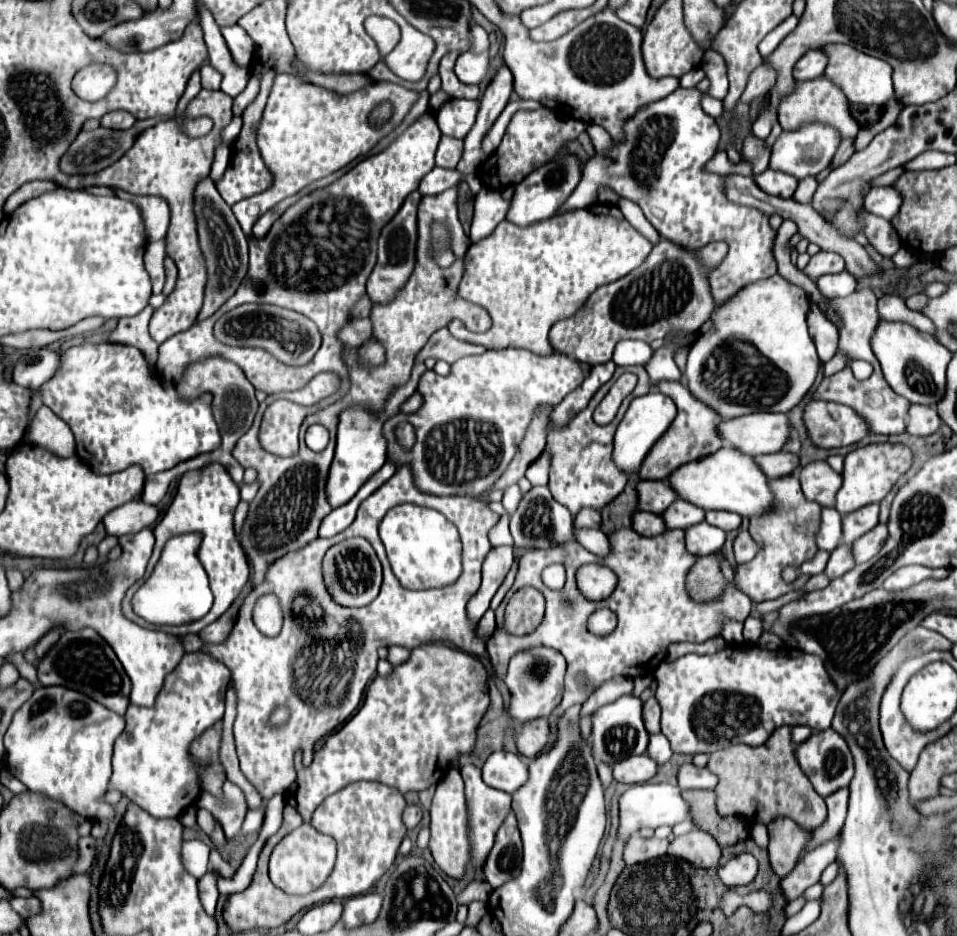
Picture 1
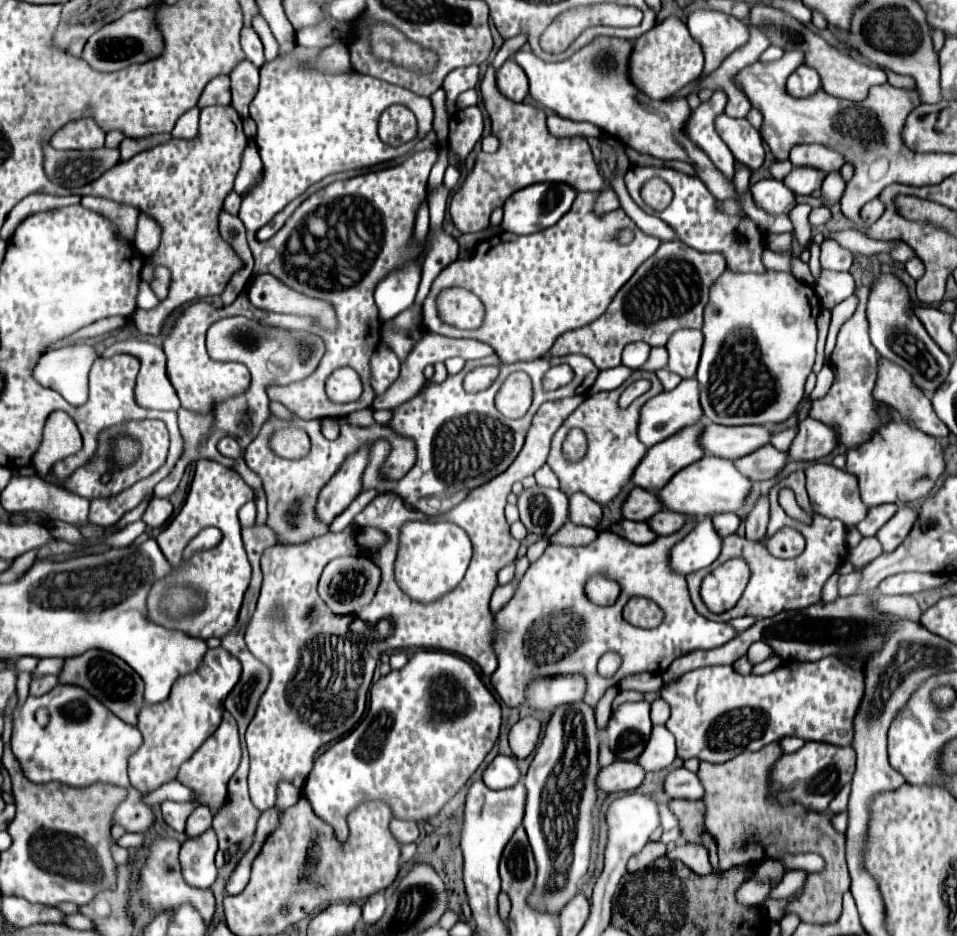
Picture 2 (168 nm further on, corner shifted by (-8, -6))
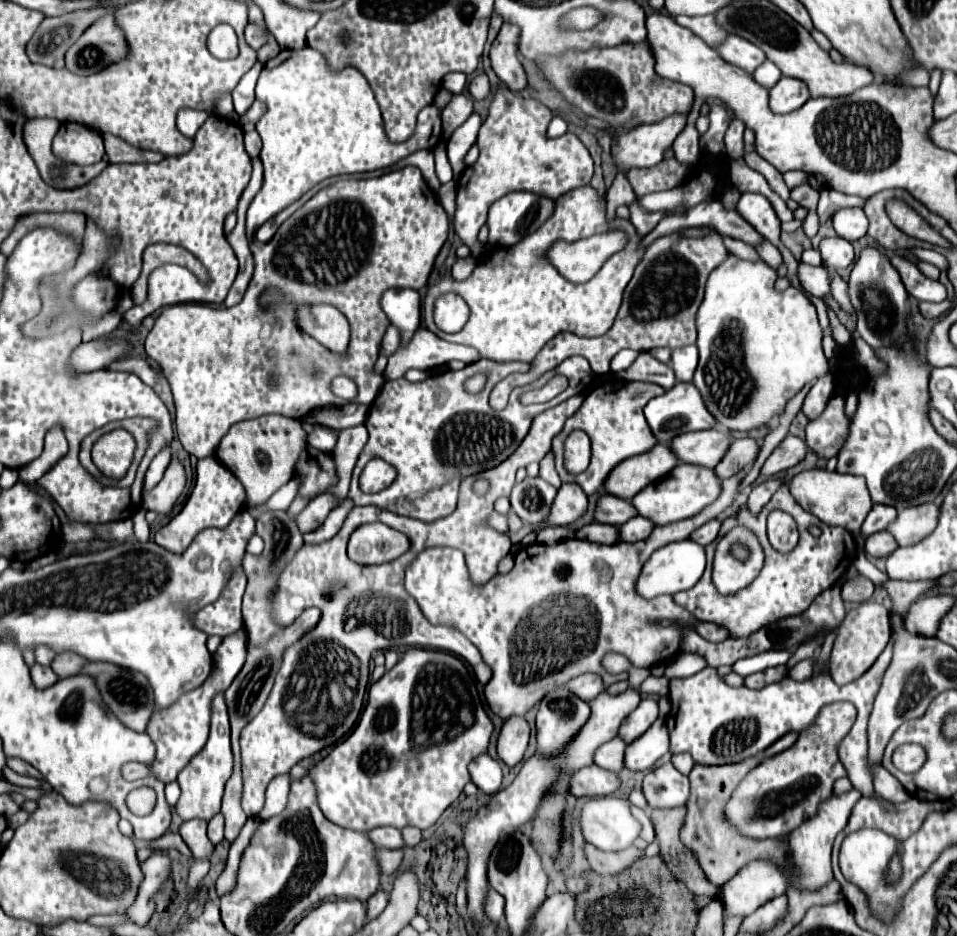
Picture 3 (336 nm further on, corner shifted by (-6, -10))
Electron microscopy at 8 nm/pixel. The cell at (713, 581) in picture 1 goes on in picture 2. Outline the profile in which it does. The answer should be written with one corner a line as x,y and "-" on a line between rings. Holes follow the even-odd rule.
794,471
792,475
780,479
772,489
770,489
770,523
768,523
768,531
766,531
766,537
772,537
776,533
776,529
784,527
784,525
790,525
790,527
796,527
804,539
806,539
806,549
802,555
798,555
796,559
776,559
774,555
770,555
770,551
766,548
763,542
753,542
741,537
738,533
734,535
728,535
722,539
722,551
720,551
720,557
716,559
714,565
719,566
728,561
730,557
736,557
736,555
742,555
748,565
750,565
750,571
752,571
752,577
750,577
750,583
744,591
744,595
740,597
740,601
734,605
734,609
730,611
724,611
720,615
716,613
710,613
708,607
704,605
704,601
700,599
700,583
702,579
710,573
710,567
696,571
696,575
688,575
686,581
688,581
688,589
690,589
690,599
696,607
696,611
700,615
704,615
706,619
710,621
730,621
734,617
746,617
746,615
752,615
756,619
764,619
764,617
772,617
772,615
778,615
780,611
788,611
788,609
800,609
800,607
808,607
812,603
818,603
820,597
822,597
822,587
824,583
828,581
828,577
836,571
838,563
842,561
847,555
846,545
846,527
844,523
840,523
838,519
828,519
824,515
818,515
812,511
812,505
810,505
810,499
806,495
806,487
804,487
804,471
-
782,487
790,487
794,493
796,493
796,501
798,505
812,515
812,525
806,525
806,523
800,523
792,517
788,517
784,513
784,509
778,505
778,491

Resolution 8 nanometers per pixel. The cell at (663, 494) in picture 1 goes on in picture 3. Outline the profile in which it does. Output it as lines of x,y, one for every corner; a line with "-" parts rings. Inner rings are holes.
614,495
600,497
598,507
596,507
596,521
616,525
616,527
630,521
636,515
638,515
638,511
634,509
632,501
626,501
626,499
614,497

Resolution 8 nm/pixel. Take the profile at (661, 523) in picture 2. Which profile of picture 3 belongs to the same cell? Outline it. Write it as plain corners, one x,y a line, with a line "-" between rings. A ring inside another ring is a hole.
634,517
634,519
630,519
630,523
624,523
620,527
620,535
622,535
622,541
634,543
634,541
646,539
650,535
650,531
654,531
654,527
656,525
650,519
646,519
646,517

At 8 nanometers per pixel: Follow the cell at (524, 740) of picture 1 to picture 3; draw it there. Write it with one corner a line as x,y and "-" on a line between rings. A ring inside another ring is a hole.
524,717
506,719
498,737
498,757
508,767
514,767
516,763
522,761
526,753
528,737
530,737
530,727

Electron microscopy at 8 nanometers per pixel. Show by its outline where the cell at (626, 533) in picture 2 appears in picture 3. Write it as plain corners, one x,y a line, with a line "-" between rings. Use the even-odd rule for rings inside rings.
590,523
586,527
582,527
580,531
576,531
578,539
590,539
594,543
604,543
604,545
612,545
620,541
620,531
618,527
610,527
604,523

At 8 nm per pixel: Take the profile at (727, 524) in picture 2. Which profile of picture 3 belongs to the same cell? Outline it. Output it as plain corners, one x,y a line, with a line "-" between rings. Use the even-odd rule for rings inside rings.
714,519
714,521
702,525
698,531
694,531
694,535
690,535
690,539
694,539
694,541
700,543
700,545
708,545
708,543
712,543
712,541
718,539
720,527
722,527
722,521

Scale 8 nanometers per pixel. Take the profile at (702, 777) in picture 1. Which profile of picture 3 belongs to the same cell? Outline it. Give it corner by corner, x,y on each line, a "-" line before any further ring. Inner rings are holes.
668,763
644,777
642,793
650,807
684,807
690,797
690,783
686,775

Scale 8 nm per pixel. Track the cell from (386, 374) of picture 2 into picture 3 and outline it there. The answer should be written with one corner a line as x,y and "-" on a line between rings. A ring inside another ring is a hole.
568,357
552,371
544,373
536,383
524,385
512,391
508,407
504,411
494,411
488,405
488,395
492,387
502,381
506,375
514,371
530,371
530,365
526,363
496,363
490,359
480,359
472,365
466,365
460,371
444,371
440,375
432,375
426,381
410,383
406,379
386,381
370,405
370,415
366,421
366,429
370,433
370,439
366,447
362,449
356,467
352,471
352,483
348,491
348,499
352,499
356,505
376,505
384,507
396,515
404,515
424,522
432,522
451,514
457,506
460,481
466,475
478,475
482,471
488,471
490,467
496,467
498,463
506,461
522,443
526,437
532,419
578,395
584,393
592,381
594,371
590,369
588,361
584,357
-
474,373
488,373
488,383
482,393
468,395
462,387
462,383
472,377
-
554,375
566,375
568,377
568,389
562,391
558,397
554,397
550,403
540,405
522,405
520,395
524,391
542,387
550,377
-
380,457
396,467
398,477
396,481
374,495
366,495
358,487
358,477
364,469
364,465

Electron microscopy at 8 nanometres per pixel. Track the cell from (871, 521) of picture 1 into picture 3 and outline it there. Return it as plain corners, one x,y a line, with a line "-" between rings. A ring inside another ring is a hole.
874,505
872,511
868,513
864,525
862,525
862,535
872,535
878,531
884,531
892,521
896,519
896,509
890,505

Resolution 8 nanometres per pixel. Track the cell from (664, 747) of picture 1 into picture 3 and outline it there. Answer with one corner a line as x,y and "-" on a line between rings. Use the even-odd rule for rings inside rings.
656,719
656,723
638,737
636,743
626,747
624,765
630,771
650,771
658,759
668,753
668,729
664,719

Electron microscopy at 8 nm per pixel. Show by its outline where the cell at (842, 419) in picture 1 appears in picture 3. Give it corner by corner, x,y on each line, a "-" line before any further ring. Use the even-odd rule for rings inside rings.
786,435
786,439
774,449
774,453
766,459
762,467
762,475
776,475
780,471
786,471
794,465
798,465
808,453
808,445
804,439

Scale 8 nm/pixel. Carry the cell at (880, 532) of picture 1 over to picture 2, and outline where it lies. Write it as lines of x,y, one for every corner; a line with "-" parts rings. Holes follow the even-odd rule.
900,507
898,513
876,533
876,537
880,539
886,553
894,551
908,537
908,533
912,531
916,519
918,519
918,513
914,509

